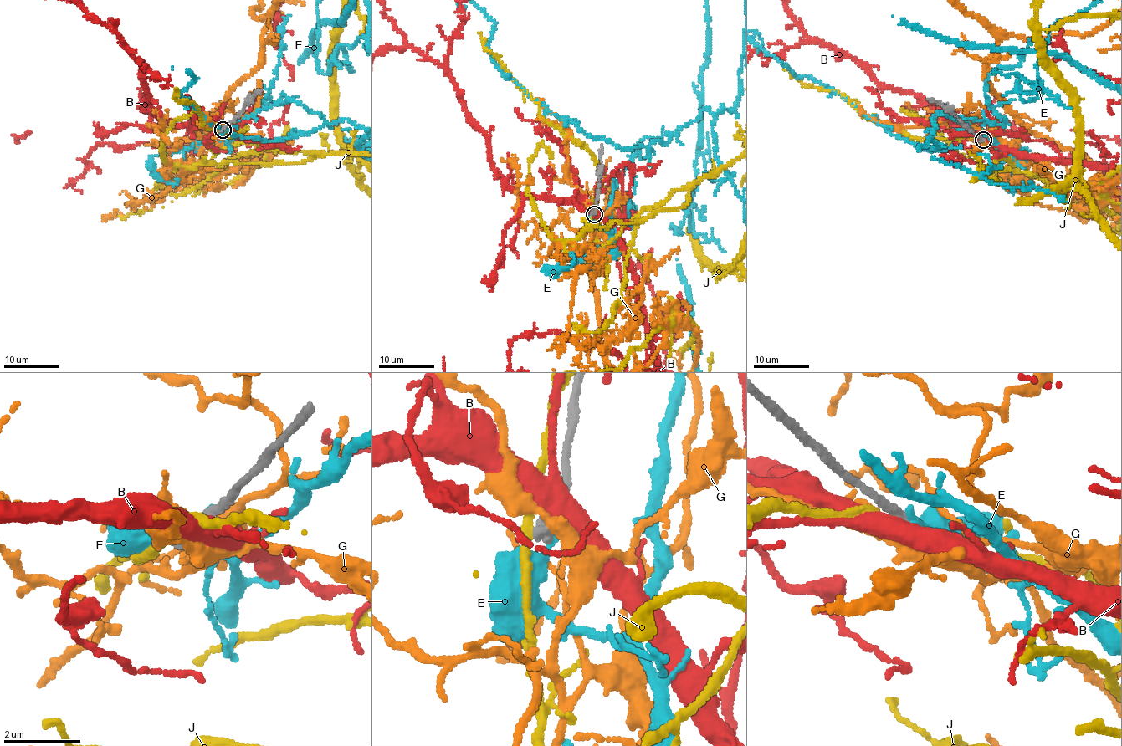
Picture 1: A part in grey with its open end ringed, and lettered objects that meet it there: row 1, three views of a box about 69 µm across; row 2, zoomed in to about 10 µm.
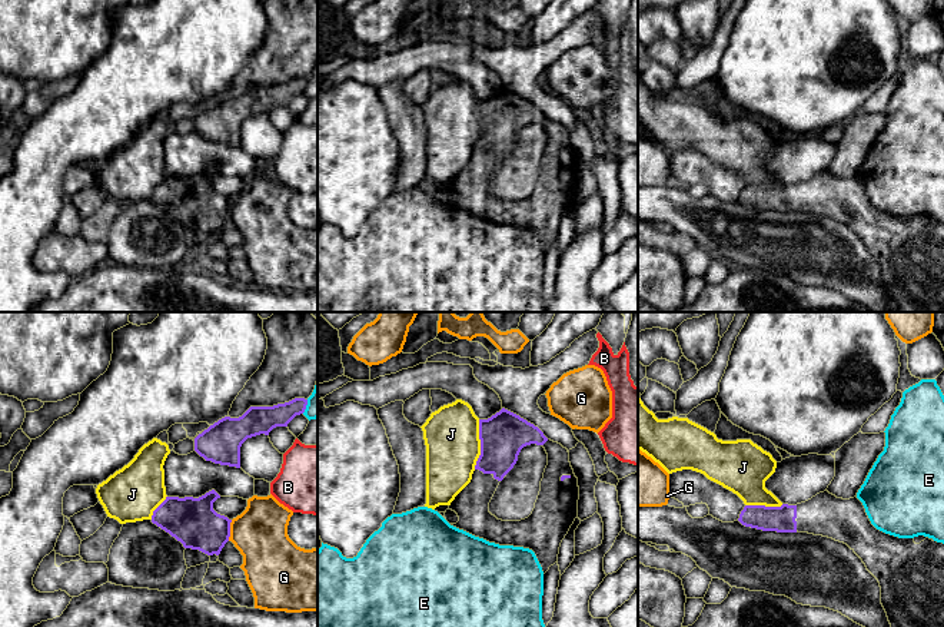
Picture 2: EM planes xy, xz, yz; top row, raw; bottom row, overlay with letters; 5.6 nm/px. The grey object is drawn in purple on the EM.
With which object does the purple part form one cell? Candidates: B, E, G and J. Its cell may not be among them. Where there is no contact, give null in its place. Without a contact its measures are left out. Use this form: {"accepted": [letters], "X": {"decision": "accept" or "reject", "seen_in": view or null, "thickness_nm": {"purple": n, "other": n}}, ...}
{"accepted": [], "B": {"decision": "reject", "seen_in": null}, "E": {"decision": "reject", "seen_in": "xy", "thickness_nm": {"purple": 150, "other": 120}}, "G": {"decision": "reject", "seen_in": "xy", "thickness_nm": {"purple": 260, "other": 300}}, "J": {"decision": "reject", "seen_in": "xz", "thickness_nm": {"purple": 260, "other": 320}}}

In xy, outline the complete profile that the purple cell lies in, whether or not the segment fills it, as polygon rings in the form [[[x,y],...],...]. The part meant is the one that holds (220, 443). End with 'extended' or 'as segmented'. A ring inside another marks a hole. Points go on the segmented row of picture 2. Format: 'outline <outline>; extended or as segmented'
outline [[[295,398],[289,402],[277,404],[273,407],[250,407],[239,418],[225,417],[195,438],[195,451],[206,461],[240,468],[240,447],[247,438],[260,434],[269,435],[269,432],[276,427],[287,427],[287,424],[296,415],[305,412],[306,405],[308,405],[308,399]]]; as segmented

